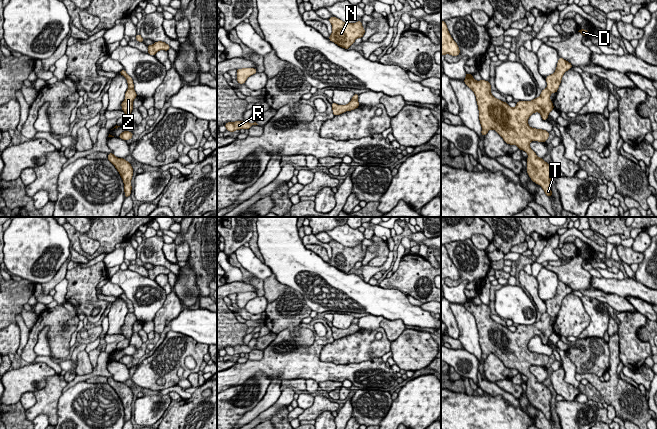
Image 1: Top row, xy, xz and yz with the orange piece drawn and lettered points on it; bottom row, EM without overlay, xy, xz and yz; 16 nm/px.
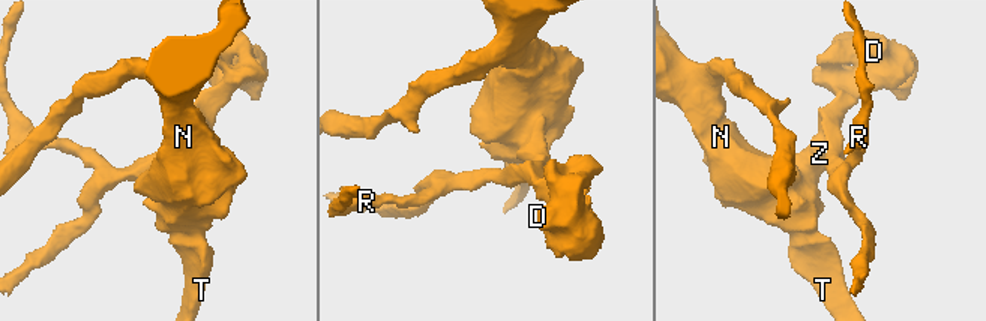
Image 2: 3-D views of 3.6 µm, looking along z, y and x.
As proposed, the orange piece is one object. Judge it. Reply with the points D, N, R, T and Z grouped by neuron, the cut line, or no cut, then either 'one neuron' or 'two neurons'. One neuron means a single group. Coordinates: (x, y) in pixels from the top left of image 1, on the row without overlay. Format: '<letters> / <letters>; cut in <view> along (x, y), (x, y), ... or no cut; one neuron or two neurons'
D R / N T Z; cut in xy along (128, 312), (133, 313); two neurons

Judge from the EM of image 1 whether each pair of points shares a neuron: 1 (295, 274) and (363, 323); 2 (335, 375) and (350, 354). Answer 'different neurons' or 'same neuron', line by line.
1: different neurons
2: different neurons

